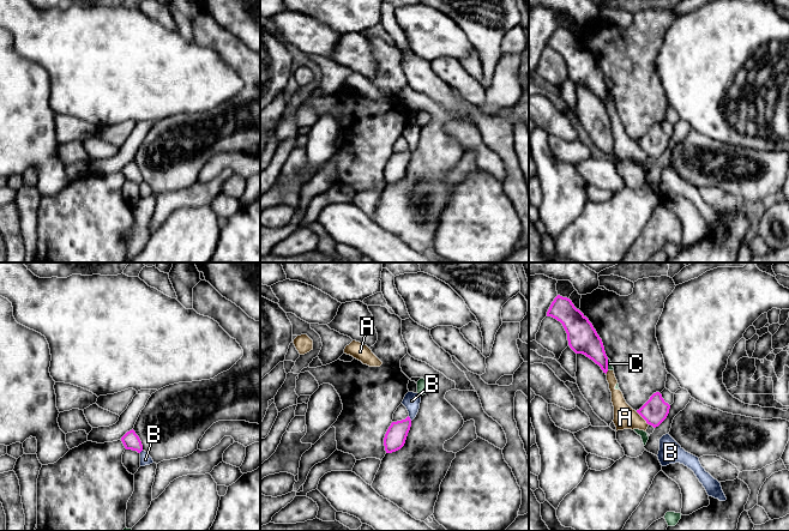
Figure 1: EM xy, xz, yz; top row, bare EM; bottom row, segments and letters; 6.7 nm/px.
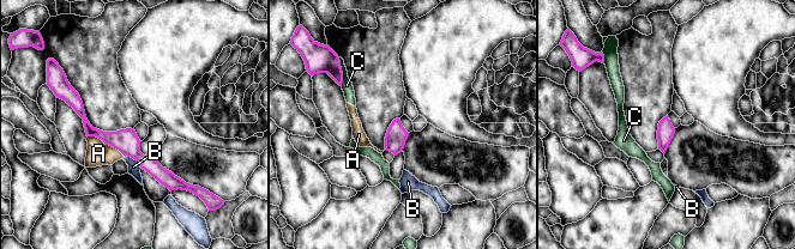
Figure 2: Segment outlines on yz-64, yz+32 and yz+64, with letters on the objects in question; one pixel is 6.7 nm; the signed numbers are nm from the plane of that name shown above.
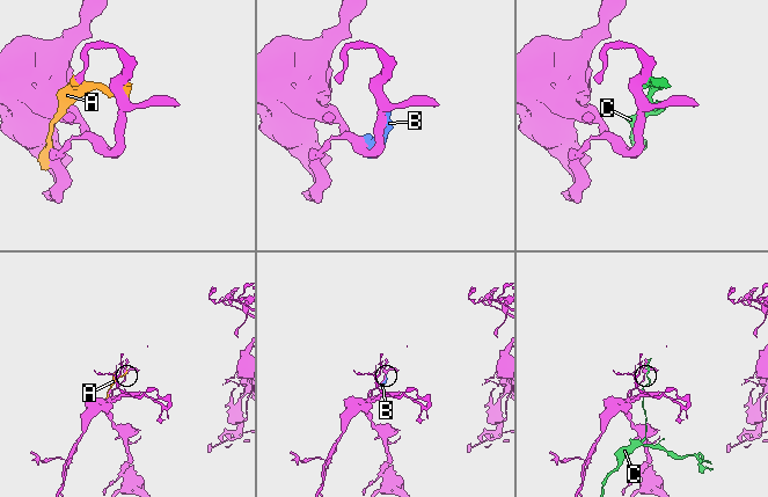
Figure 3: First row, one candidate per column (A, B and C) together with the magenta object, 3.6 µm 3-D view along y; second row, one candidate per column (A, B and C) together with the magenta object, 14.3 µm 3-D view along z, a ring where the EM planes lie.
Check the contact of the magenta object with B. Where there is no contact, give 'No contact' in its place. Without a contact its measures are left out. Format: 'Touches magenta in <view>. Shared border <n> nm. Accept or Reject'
Touches magenta in xz. Shared border 40 nm. Reject

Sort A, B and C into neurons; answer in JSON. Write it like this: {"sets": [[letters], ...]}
{"sets": [["A", "B"], ["C"]]}

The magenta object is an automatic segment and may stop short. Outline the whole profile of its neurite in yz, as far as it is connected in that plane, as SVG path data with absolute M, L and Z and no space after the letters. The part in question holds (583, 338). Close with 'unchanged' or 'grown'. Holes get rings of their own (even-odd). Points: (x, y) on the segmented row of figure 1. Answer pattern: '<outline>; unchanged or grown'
M558 295L550 304L547 316L562 324L568 345L576 354L585 355L607 374L608 357L602 339L589 319L574 307L570 298Z; unchanged

